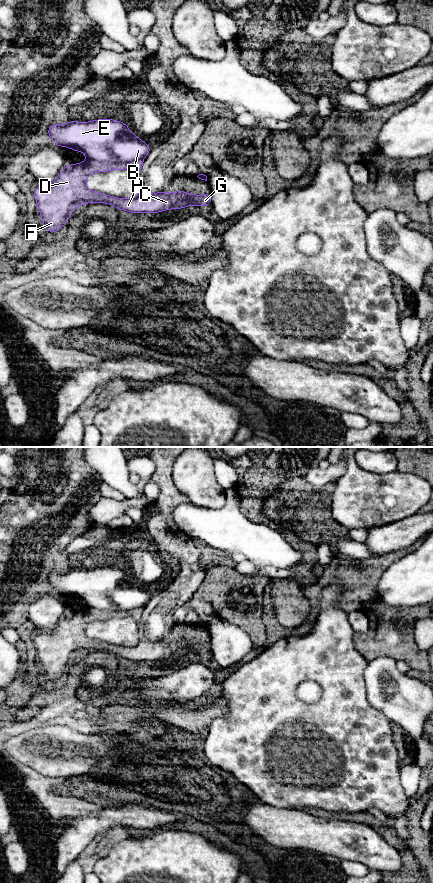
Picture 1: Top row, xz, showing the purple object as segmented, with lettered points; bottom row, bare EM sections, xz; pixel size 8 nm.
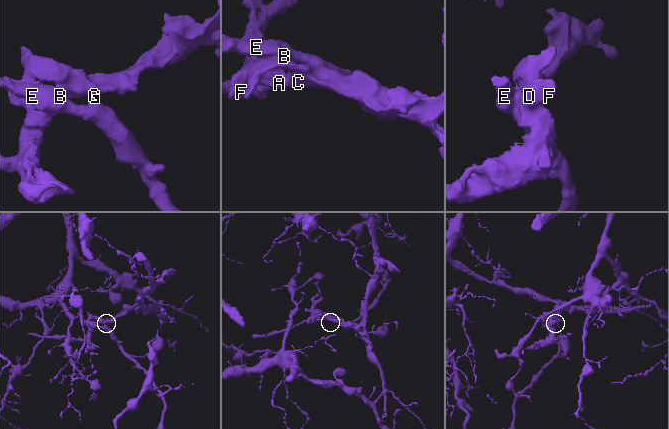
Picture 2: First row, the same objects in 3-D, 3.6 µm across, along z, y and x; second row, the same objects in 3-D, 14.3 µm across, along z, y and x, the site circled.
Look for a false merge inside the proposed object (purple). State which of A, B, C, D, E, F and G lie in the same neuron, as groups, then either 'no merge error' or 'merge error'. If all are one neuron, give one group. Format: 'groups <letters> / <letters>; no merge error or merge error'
groups A C D F G / B E; merge error

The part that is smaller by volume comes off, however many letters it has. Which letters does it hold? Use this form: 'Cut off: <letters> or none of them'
Cut off: A, C, D, F, G

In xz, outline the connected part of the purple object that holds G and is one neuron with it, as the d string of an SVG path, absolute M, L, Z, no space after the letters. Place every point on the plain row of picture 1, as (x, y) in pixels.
M87 607L85 610L67 613L54 630L39 634L33 640L42 665L41 674L49 680L57 680L68 670L74 657L94 650L107 651L130 661L157 661L189 653L211 653L210 640L206 643L194 643L180 638L174 641L151 641L141 636L135 646L115 646L86 635L87 625L93 621L128 616L139 621L142 614L143 607L122 611Z

